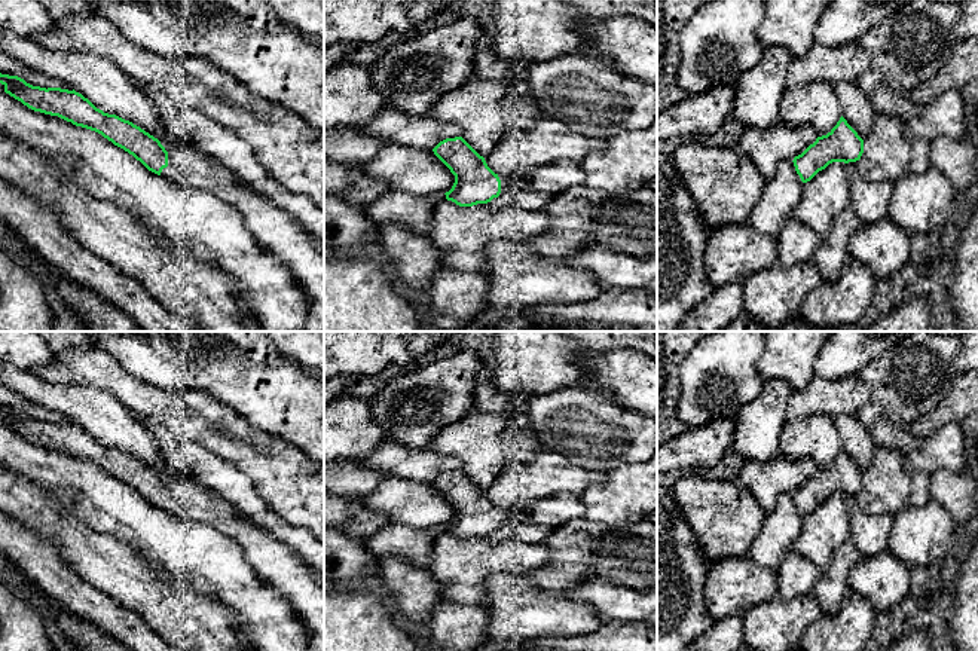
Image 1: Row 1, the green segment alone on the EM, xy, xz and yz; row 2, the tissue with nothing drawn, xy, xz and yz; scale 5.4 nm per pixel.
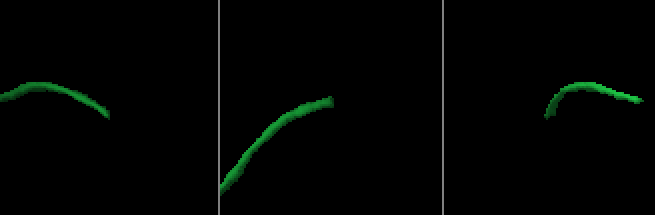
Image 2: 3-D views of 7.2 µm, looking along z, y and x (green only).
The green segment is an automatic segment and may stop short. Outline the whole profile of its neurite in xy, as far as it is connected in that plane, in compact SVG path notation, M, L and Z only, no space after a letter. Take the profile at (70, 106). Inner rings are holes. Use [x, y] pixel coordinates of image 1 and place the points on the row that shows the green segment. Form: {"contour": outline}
{"contour": "M1 73L0 83L28 108L95 131L162 178L214 193L235 208L260 248L284 263L308 294L306 331L324 331L324 251L288 211L193 146L166 152L158 138L129 120L104 113L74 89L33 86Z"}

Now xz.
{"contour": "M462 137L446 138L434 149L434 155L455 175L455 183L446 199L459 207L473 207L488 204L498 198L510 184L522 183L528 178L528 172L513 175L498 175Z"}

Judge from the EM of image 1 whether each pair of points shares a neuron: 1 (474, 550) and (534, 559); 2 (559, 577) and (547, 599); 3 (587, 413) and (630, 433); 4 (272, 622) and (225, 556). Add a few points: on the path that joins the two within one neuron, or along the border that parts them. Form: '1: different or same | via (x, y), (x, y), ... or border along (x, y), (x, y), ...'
1: same | via (489, 556), (519, 556)
2: different | border along (523, 572), (534, 584), (562, 592)
3: same | via (598, 424), (607, 433), (620, 433)
4: same | via (256, 605), (225, 572)

